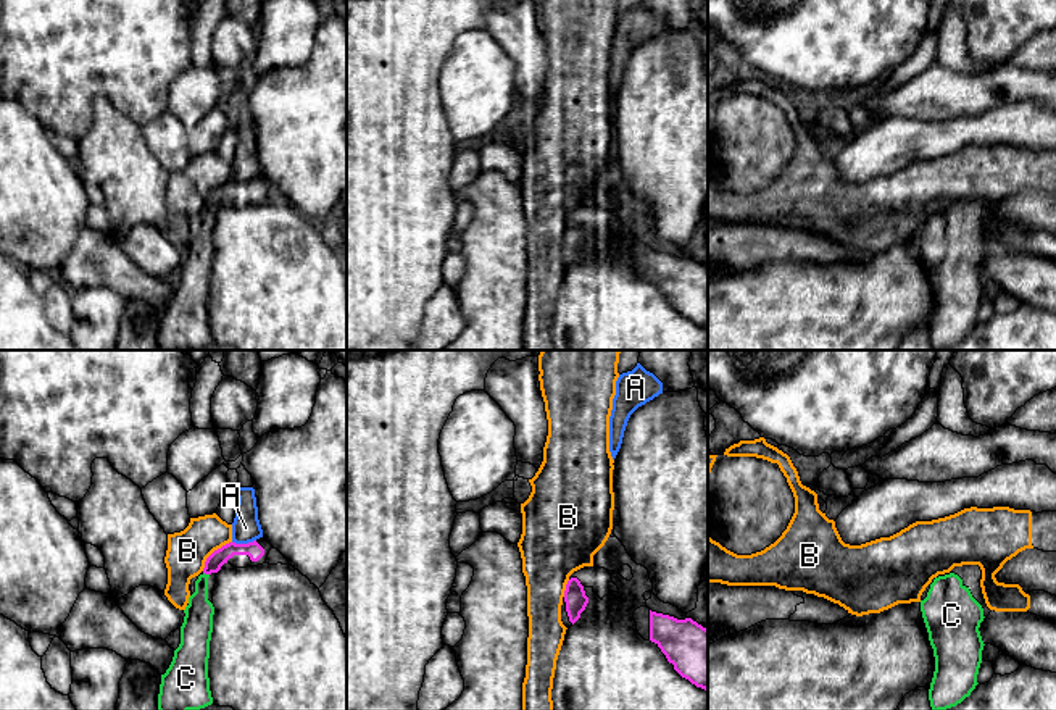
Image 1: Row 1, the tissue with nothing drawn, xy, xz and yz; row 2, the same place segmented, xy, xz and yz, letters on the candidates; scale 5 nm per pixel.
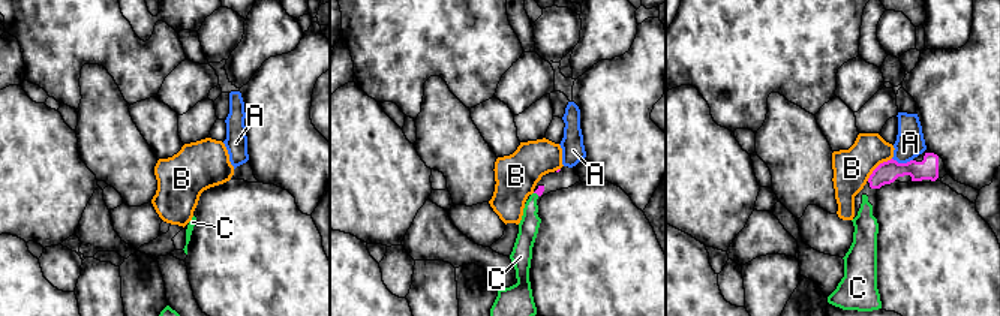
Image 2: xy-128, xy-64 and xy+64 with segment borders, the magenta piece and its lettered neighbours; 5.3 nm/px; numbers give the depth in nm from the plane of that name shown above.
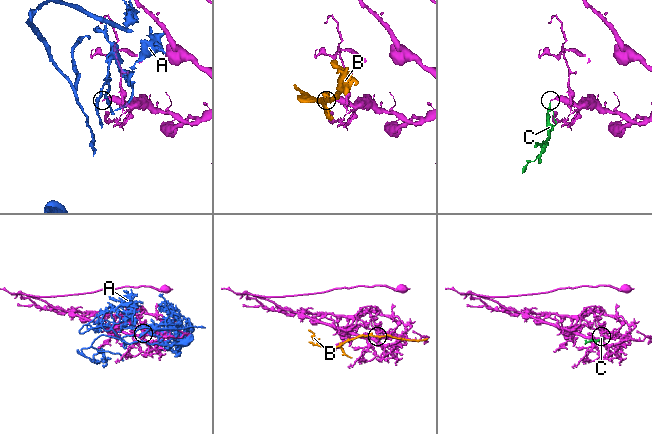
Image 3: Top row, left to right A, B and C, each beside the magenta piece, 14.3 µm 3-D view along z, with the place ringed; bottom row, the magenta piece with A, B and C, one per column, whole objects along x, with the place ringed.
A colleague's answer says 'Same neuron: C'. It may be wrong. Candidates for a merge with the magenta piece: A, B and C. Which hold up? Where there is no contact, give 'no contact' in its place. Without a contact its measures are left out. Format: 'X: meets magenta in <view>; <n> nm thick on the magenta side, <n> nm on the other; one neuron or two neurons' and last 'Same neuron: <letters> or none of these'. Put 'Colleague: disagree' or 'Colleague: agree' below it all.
A: meets magenta in xy; 90 nm thick on the magenta side, 140 nm on the other; two neurons
B: meets magenta in xy; 90 nm thick on the magenta side, 200 nm on the other; two neurons
C: meets magenta in xy; 90 nm thick on the magenta side, 140 nm on the other; one neuron
Same neuron: C
Colleague: agree

